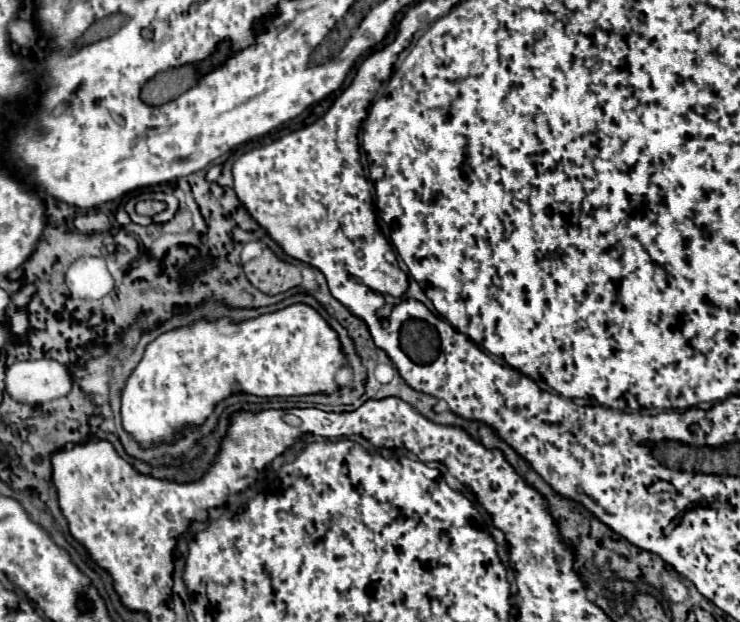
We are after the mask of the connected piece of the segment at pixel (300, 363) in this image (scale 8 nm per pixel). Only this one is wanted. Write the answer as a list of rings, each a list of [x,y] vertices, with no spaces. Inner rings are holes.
[[[295,304],[241,324],[231,324],[229,320],[195,322],[189,328],[179,328],[163,334],[147,346],[141,364],[135,368],[123,390],[123,428],[141,446],[147,448],[161,440],[173,440],[175,430],[183,426],[197,426],[205,422],[215,404],[235,390],[255,396],[301,396],[315,392],[331,394],[333,390],[337,390],[335,372],[341,366],[343,354],[337,334],[313,308],[305,304]]]

